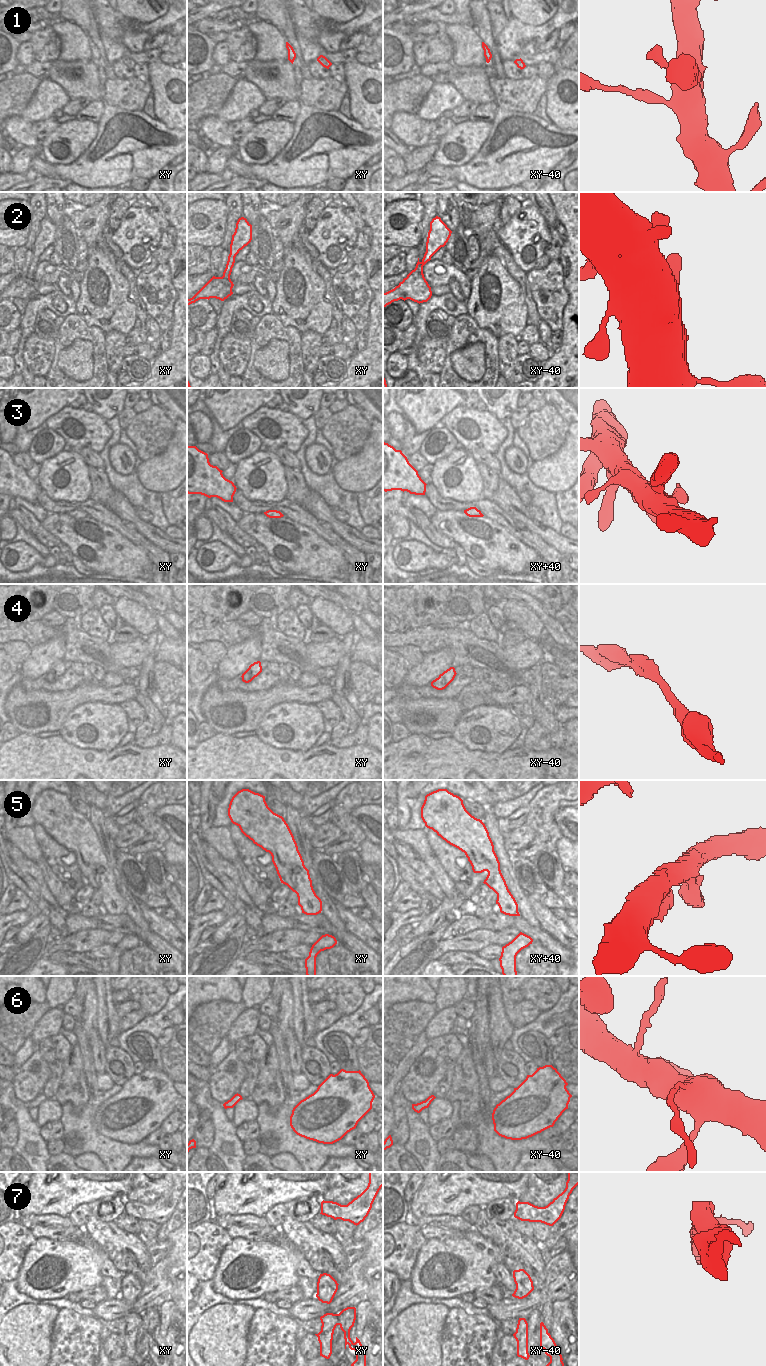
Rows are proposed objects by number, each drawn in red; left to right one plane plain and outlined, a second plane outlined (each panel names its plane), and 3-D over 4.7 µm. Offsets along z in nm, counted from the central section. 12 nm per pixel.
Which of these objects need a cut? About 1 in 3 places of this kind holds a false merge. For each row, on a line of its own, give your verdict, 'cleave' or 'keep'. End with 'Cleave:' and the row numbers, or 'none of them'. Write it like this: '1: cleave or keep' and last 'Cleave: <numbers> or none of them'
1: keep
2: keep
3: keep
4: keep
5: keep
6: cleave
7: cleave
Cleave: 6, 7

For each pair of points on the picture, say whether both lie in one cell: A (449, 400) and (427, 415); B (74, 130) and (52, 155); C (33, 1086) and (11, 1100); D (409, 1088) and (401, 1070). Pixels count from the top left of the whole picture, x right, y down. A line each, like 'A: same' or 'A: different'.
A: same
B: same
C: different
D: different

